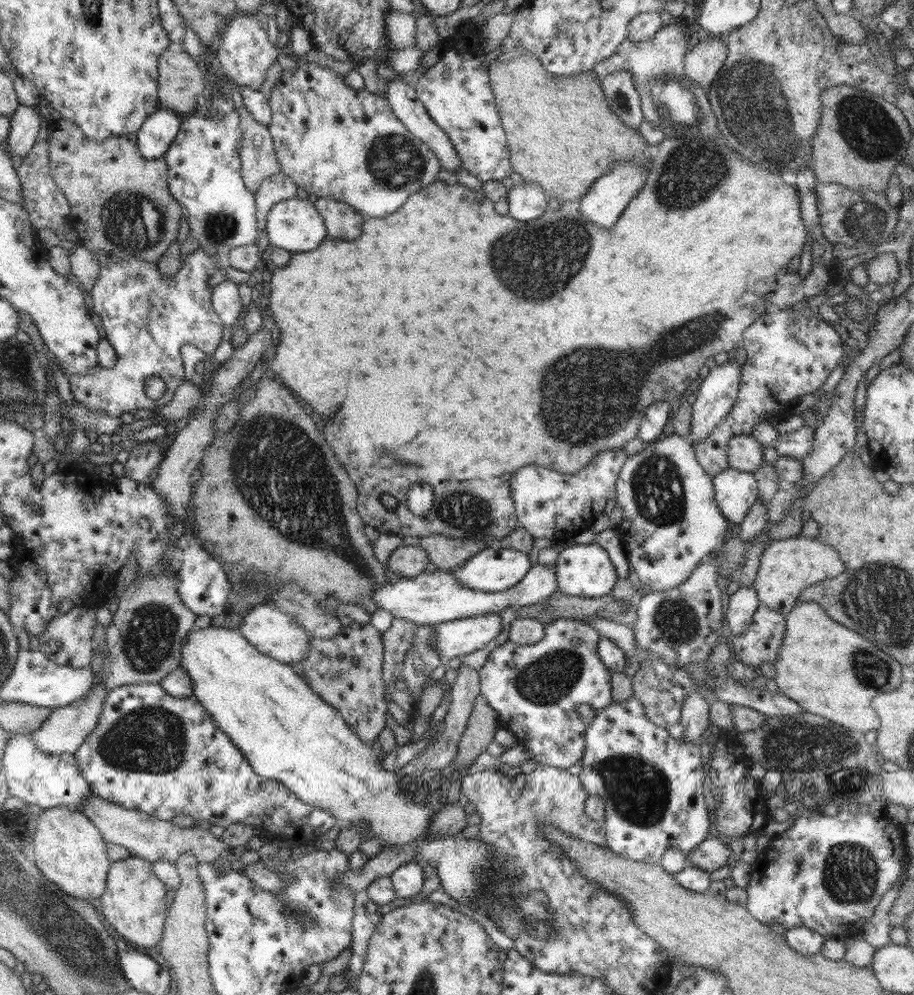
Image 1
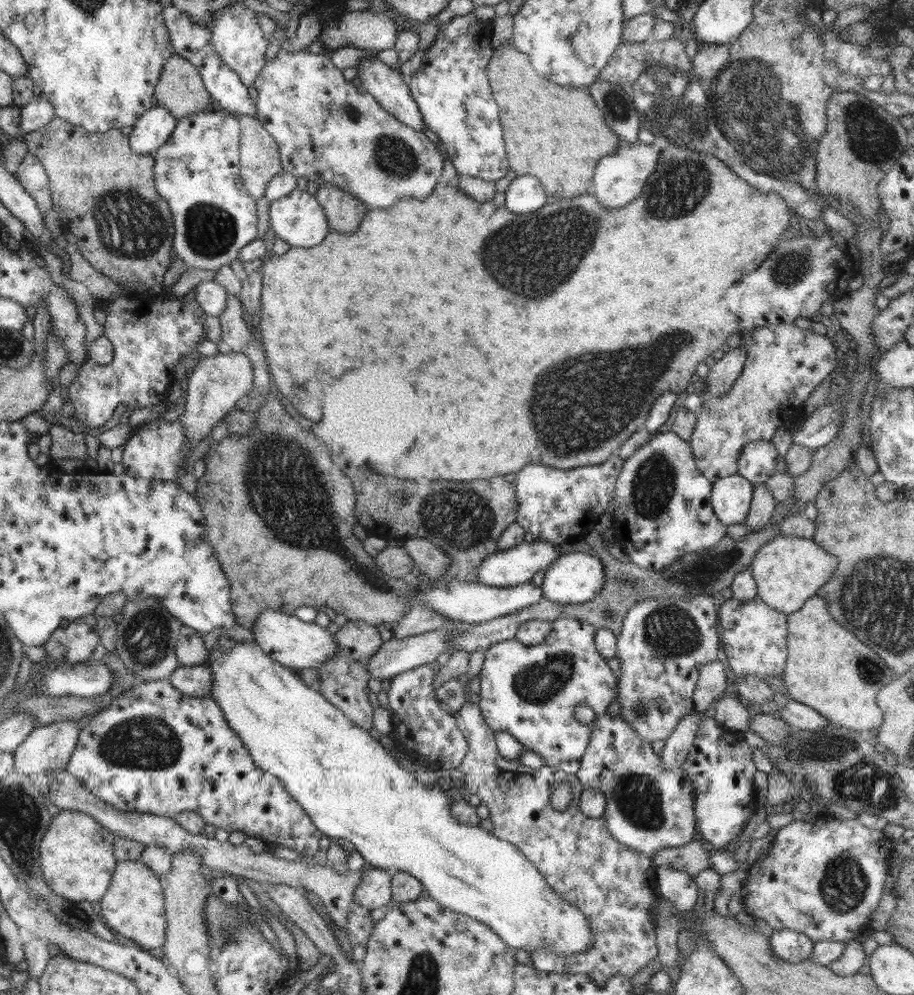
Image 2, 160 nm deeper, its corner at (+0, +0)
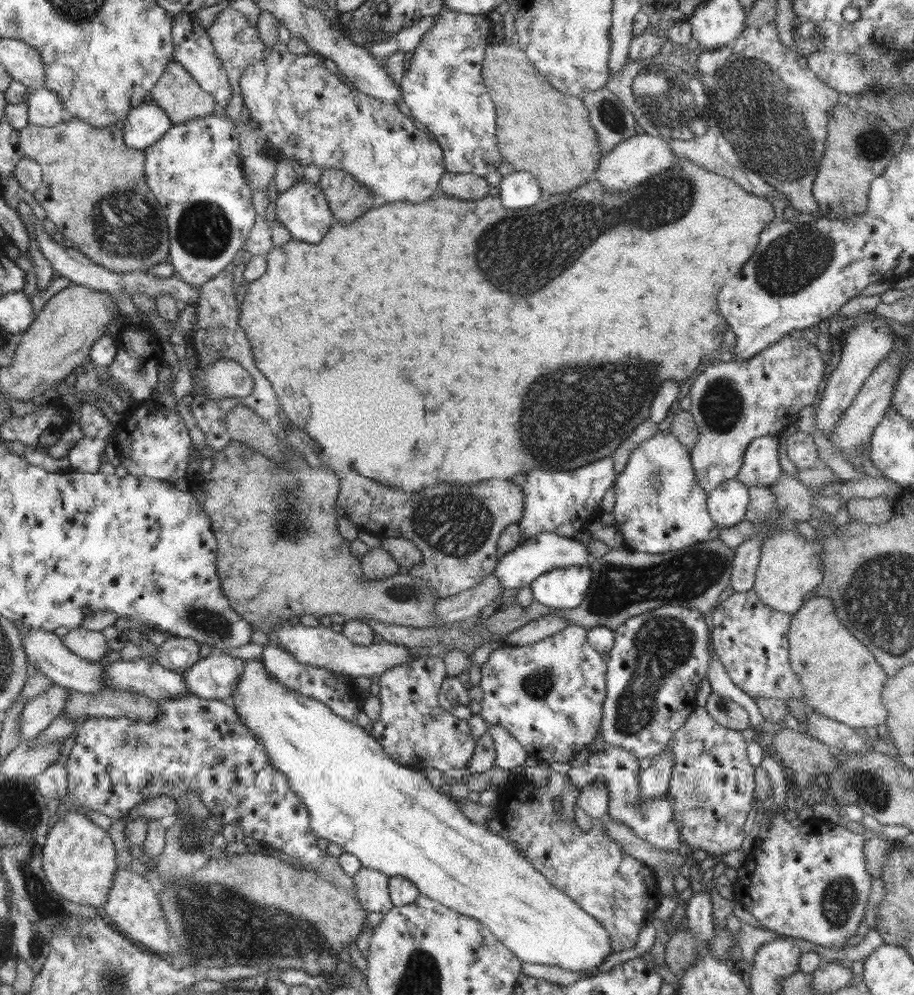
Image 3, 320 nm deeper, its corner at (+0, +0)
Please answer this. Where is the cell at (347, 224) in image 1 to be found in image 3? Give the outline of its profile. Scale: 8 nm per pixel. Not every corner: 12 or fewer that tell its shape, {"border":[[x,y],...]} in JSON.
{"border":[[324,170],[318,186],[333,217],[356,220],[379,203],[342,170]]}

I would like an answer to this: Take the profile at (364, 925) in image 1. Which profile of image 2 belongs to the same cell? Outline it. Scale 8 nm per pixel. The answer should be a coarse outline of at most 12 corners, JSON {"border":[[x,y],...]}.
{"border":[[352,903],[347,935],[353,960],[366,956],[374,928],[370,909]]}

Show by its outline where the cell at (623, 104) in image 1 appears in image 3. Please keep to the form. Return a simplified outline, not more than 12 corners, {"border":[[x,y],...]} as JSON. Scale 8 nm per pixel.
{"border":[[607,87],[582,96],[602,155],[637,135],[632,113]]}

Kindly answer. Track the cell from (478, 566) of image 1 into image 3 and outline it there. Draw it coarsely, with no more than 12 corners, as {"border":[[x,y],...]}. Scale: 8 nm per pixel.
{"border":[[541,532],[508,551],[492,572],[504,589],[544,572],[591,563],[588,546]]}

